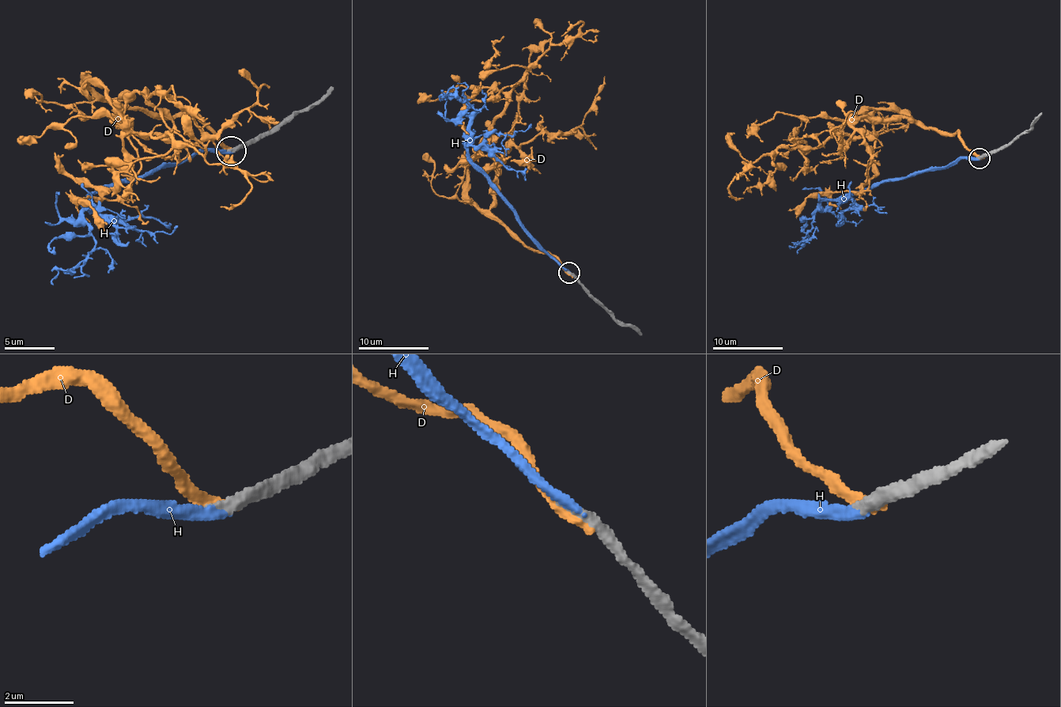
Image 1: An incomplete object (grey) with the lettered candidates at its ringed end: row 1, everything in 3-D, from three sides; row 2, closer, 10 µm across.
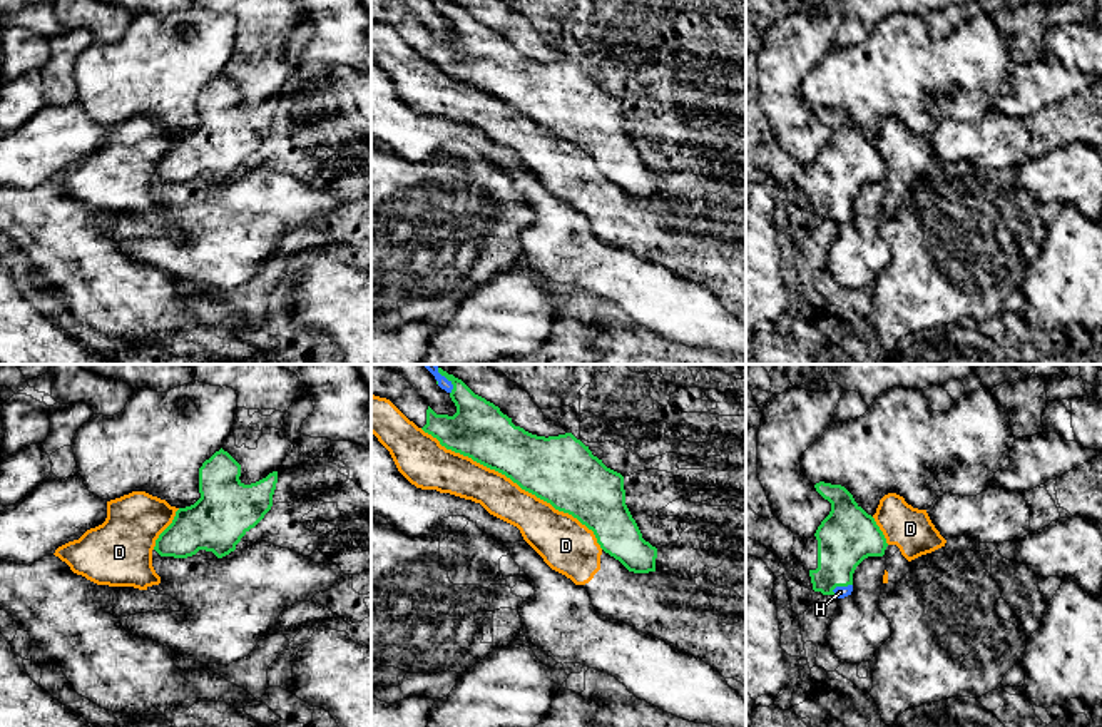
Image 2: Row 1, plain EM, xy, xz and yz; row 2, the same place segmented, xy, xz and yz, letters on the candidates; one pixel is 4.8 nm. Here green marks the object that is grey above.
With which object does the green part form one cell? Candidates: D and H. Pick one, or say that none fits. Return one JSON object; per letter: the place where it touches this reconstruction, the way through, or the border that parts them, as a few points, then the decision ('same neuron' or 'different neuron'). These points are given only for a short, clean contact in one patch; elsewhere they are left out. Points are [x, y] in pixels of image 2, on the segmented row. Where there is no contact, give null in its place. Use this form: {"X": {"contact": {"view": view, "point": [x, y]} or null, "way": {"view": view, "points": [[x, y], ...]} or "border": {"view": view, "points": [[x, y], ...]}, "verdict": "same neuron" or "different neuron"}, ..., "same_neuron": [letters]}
{"D": {"contact": {"view": "xz", "point": [515, 482]}, "verdict": "different neuron"}, "H": {"contact": {"view": "yz", "point": [841, 585]}, "verdict": "same neuron"}, "same_neuron": ["H"]}

